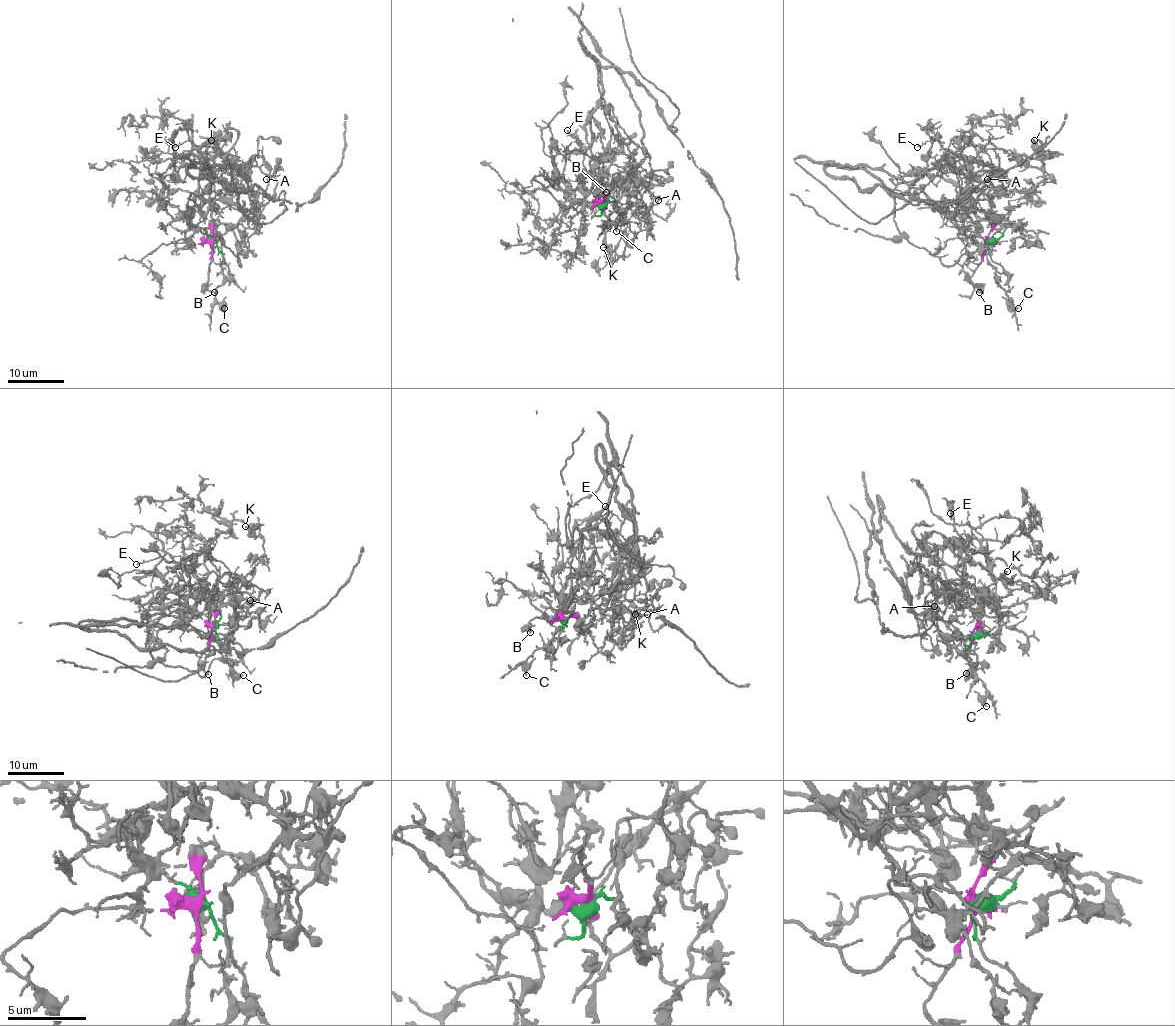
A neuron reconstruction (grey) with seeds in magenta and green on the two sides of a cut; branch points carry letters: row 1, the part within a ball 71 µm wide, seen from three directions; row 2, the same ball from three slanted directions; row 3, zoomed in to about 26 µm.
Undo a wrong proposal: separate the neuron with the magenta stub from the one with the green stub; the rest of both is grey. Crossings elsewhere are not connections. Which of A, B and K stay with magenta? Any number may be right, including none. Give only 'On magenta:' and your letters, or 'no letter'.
On magenta: A, B, K

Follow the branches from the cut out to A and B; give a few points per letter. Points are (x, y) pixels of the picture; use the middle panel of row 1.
A: (602, 203), (611, 221), (622, 218), (637, 233), (641, 215), (652, 200), (646, 189), (658, 200)
B: (602, 203), (601, 183), (598, 189), (607, 191)

